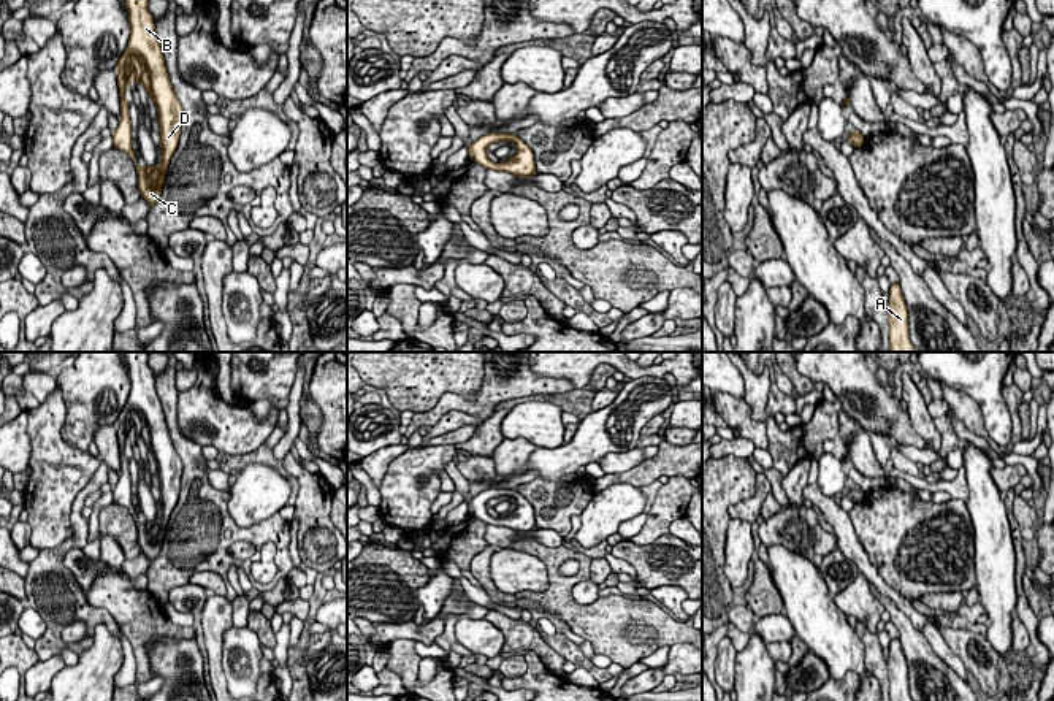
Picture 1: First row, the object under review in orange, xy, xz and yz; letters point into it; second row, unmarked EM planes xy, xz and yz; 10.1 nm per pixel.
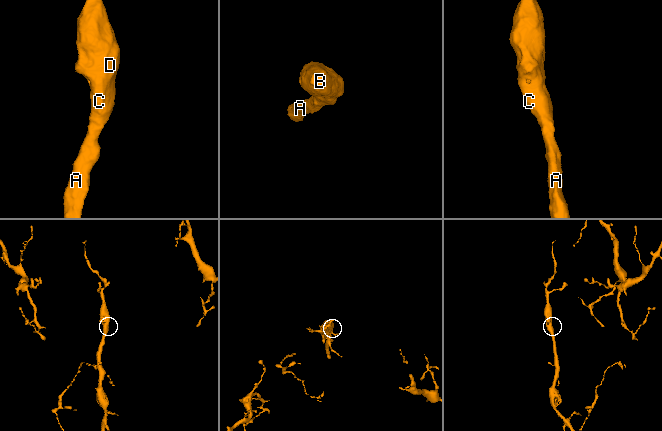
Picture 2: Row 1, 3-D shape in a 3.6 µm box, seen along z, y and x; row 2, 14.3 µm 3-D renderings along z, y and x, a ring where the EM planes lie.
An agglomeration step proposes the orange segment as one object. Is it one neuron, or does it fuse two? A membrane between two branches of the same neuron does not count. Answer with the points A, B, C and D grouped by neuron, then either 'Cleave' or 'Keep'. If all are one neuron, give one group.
Groups: A B C D. Keep

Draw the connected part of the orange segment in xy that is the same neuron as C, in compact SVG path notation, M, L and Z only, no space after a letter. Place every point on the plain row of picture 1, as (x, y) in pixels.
M125 352L128 365L130 393L117 416L116 431L120 452L119 482L113 488L114 503L136 515L132 498L132 476L125 446L130 438L139 438L147 452L155 458L160 479L162 517L155 522L136 520L138 546L149 561L154 561L165 539L170 515L178 503L182 477L182 460L178 455L160 398L155 392L154 373L149 366L149 352Z

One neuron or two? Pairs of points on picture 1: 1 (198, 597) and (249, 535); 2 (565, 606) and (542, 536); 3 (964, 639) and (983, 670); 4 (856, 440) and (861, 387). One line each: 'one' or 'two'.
1: two
2: two
3: one
4: two

